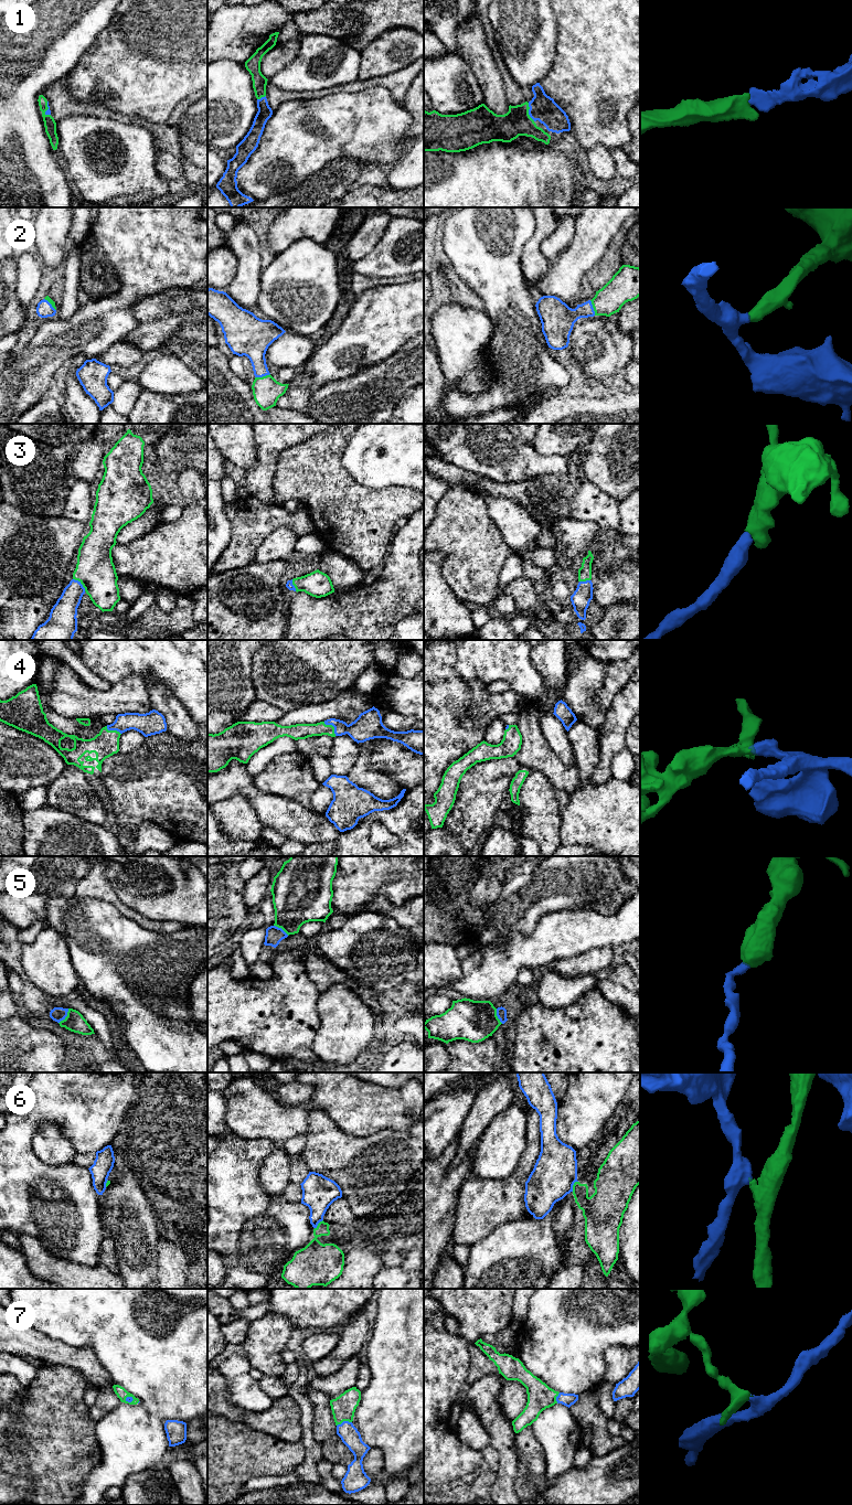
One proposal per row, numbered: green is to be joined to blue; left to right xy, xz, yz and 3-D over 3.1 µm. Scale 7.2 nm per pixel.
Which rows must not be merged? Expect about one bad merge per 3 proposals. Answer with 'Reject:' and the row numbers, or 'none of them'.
Reject: 6

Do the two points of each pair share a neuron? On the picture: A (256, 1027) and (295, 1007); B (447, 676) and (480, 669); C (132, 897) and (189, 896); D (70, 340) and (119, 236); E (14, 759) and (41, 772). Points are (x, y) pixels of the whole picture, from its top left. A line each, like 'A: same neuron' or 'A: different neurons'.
A: same neuron
B: different neurons
C: same neuron
D: same neuron
E: same neuron

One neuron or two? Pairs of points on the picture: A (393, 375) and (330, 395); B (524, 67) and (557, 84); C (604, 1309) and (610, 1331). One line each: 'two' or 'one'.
A: one
B: two
C: one

